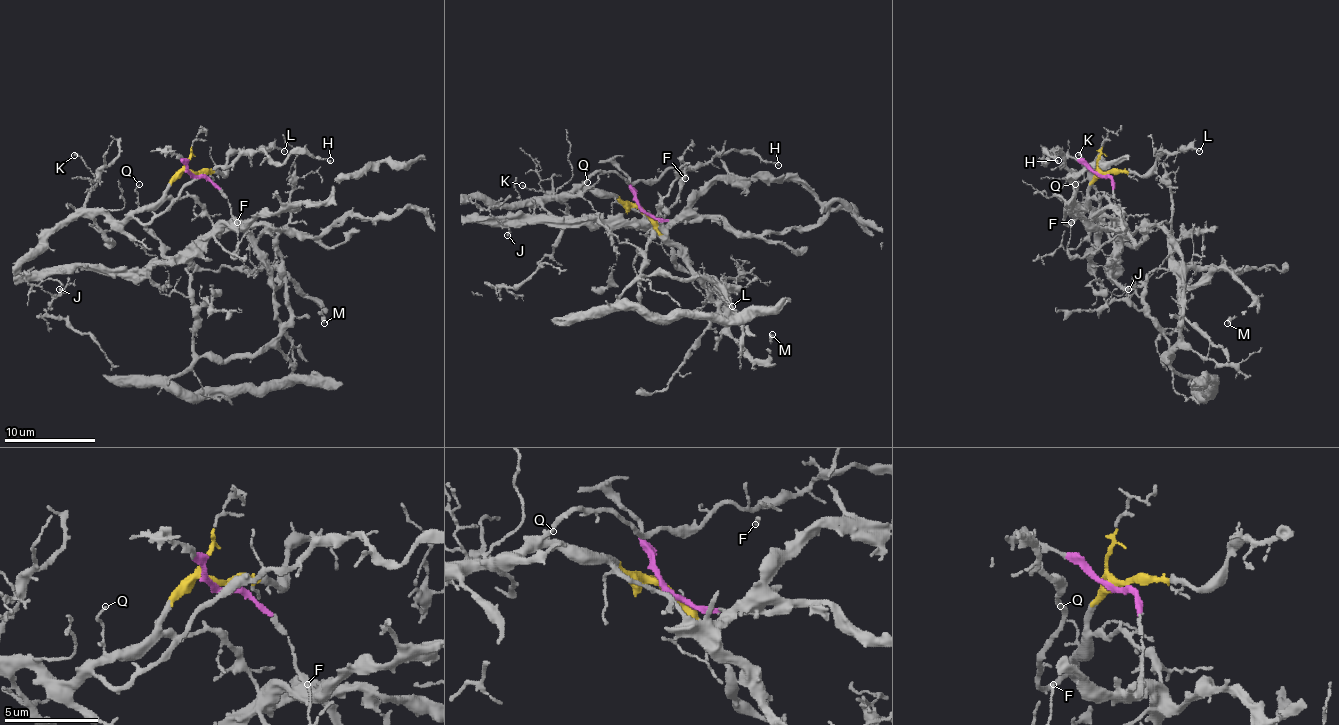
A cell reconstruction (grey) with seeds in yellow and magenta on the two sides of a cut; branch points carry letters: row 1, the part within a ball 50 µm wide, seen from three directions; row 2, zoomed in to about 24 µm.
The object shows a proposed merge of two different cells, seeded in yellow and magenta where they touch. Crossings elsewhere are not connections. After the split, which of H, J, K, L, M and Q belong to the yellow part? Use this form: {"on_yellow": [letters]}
{"on_yellow": ["H", "J", "K", "L", "Q"]}

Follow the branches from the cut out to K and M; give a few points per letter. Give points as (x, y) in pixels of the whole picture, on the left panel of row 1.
K: (194, 175), (185, 170), (151, 204), (130, 211), (121, 220), (108, 220), (85, 207), (96, 177), (73, 154)
M: (194, 175), (228, 200), (231, 223), (219, 232), (238, 225), (276, 286), (279, 268), (320, 305), (324, 323)

